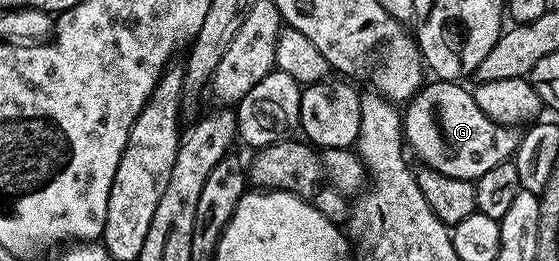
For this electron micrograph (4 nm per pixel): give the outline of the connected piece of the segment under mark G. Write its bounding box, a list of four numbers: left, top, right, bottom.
[403,78,520,182]

